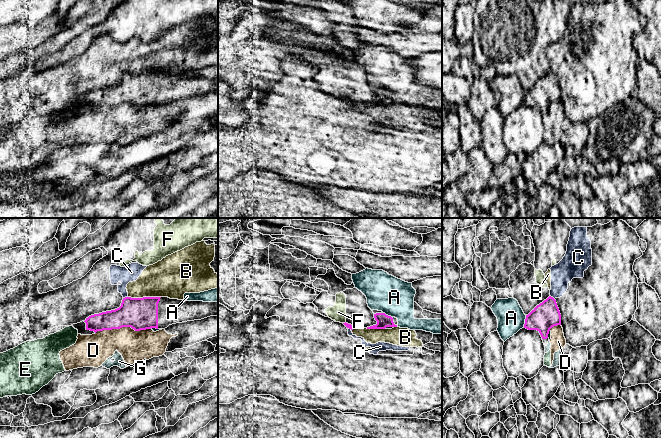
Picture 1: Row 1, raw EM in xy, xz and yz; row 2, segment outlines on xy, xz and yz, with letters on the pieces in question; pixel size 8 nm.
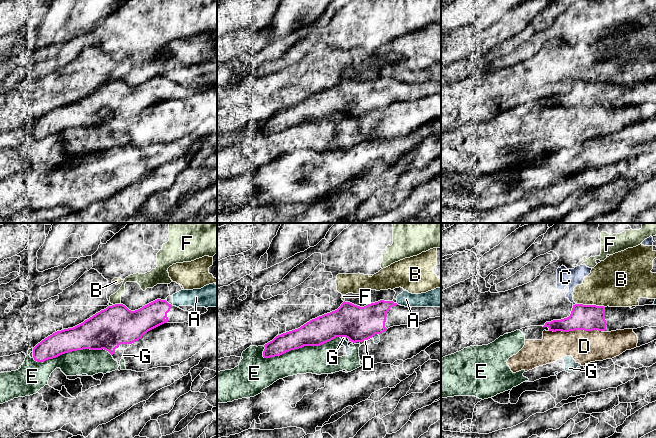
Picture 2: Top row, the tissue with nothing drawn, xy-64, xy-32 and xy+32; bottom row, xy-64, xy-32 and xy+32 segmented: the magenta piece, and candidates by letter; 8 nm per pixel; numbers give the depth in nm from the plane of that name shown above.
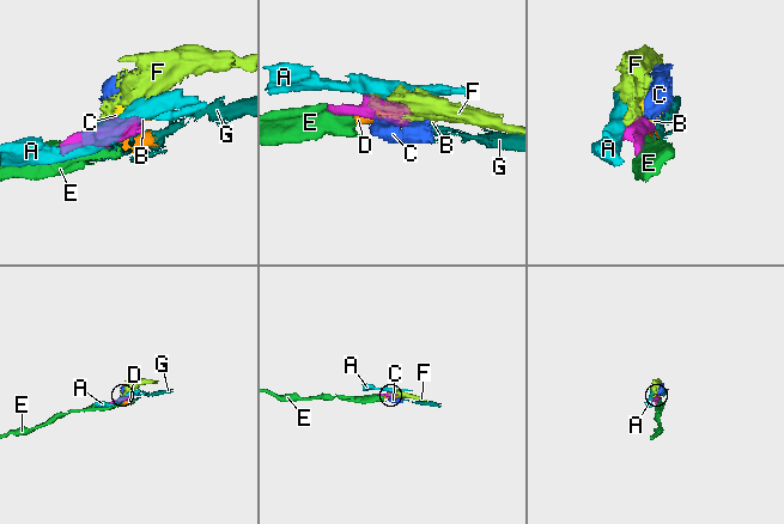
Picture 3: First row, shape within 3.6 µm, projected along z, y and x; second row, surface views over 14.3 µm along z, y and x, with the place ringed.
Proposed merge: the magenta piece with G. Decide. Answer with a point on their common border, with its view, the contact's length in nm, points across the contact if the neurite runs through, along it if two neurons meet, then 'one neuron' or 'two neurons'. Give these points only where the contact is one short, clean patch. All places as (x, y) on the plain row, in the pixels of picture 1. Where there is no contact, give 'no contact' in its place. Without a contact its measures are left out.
meets magenta in xy at (154, 103); contact 60 nm long; border along xy (150, 104), (157, 105); two neurons

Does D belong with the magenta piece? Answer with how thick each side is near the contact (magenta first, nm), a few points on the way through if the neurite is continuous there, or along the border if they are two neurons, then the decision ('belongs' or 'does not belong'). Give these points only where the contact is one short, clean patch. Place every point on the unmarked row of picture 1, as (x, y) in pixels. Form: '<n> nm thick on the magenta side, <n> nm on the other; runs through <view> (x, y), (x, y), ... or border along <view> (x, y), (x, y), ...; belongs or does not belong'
260 nm thick on the magenta side, 260 nm on the other; does not belong

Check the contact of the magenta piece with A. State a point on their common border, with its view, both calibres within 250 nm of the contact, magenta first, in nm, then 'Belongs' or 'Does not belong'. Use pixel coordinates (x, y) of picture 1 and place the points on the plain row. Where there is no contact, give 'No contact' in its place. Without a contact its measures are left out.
Touches magenta at yz (525, 97). Thickness 220 nm (magenta) against 220 nm. Does not belong

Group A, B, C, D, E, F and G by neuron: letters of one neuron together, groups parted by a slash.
A / B C F / D E / G

